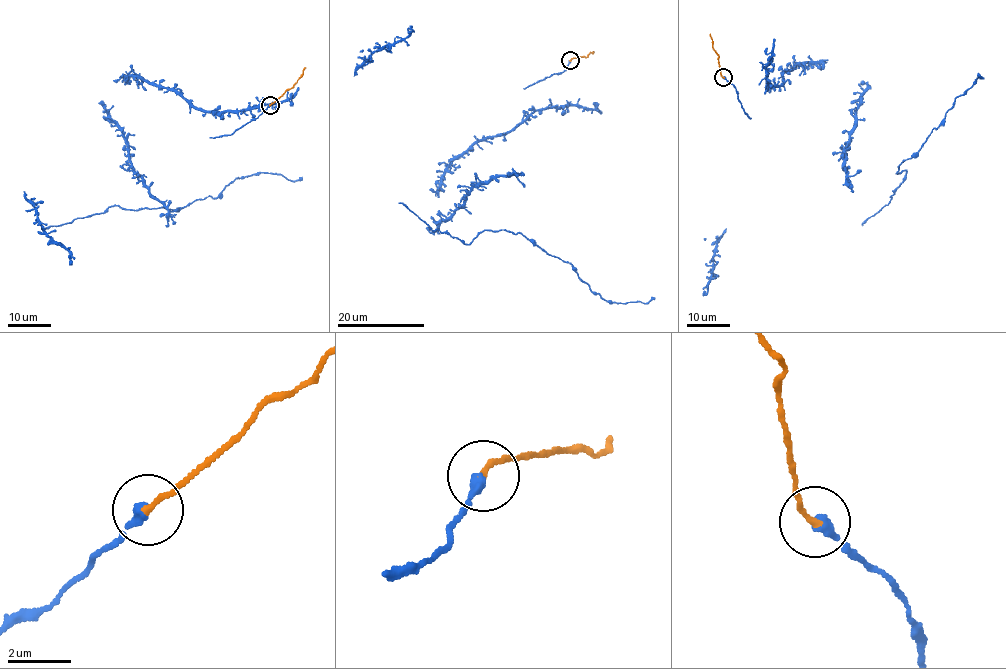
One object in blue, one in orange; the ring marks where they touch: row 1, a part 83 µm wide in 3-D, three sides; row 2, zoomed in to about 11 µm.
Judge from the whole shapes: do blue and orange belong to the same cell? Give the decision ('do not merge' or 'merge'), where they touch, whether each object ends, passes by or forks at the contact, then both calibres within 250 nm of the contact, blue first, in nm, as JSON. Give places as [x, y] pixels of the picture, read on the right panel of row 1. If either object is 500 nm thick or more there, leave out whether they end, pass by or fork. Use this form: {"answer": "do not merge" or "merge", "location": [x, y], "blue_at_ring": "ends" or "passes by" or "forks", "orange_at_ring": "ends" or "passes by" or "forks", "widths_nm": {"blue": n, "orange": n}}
{"answer": "do not merge", "location": [723, 77], "blue_at_ring": "ends", "orange_at_ring": "ends", "widths_nm": {"blue": 340, "orange": 200}}

